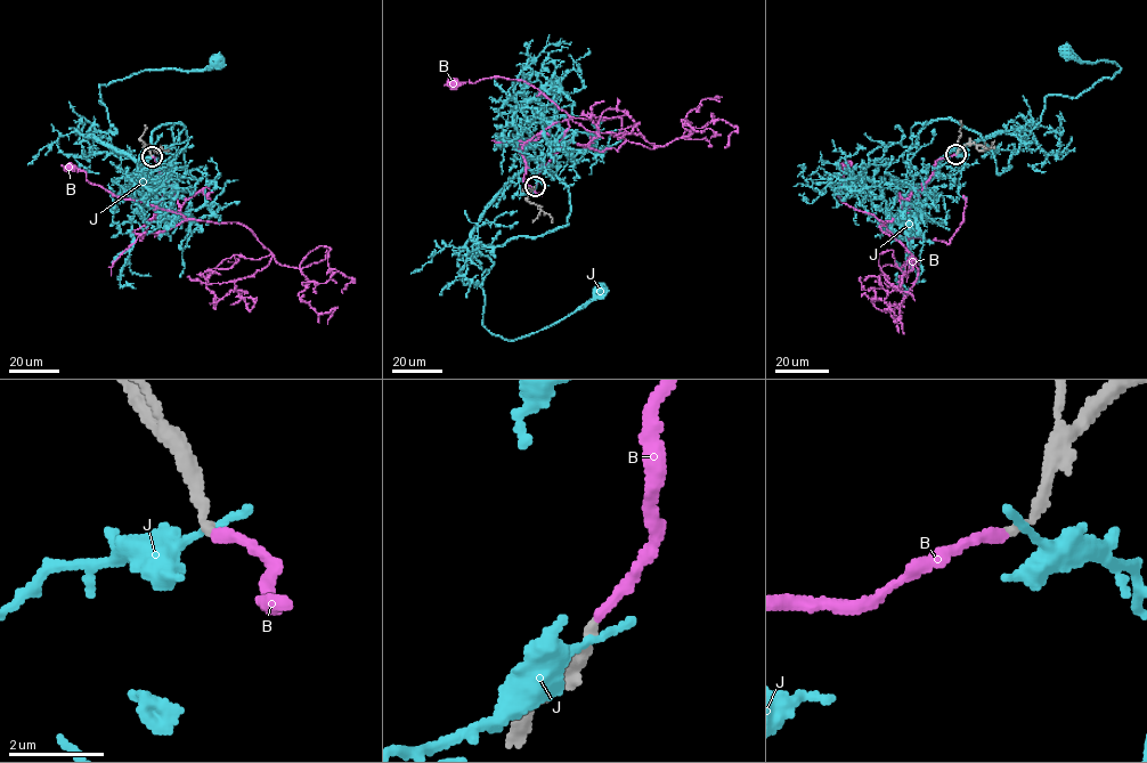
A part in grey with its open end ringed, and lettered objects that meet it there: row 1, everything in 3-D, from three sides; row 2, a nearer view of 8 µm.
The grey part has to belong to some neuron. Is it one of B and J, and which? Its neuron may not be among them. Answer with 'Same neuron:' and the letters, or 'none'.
Same neuron: B

